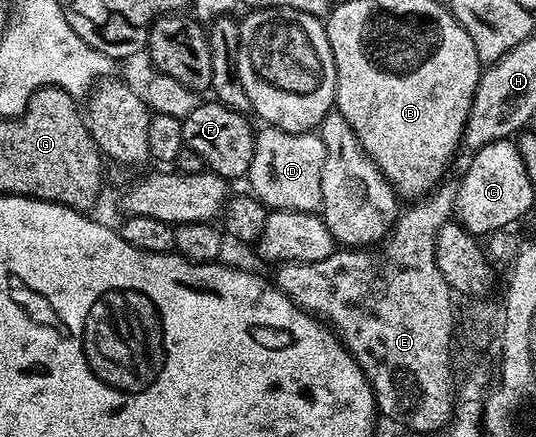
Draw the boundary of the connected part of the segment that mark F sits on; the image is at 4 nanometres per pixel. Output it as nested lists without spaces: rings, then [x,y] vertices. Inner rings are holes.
[[[216,99],[202,100],[181,122],[185,148],[195,151],[202,159],[205,169],[226,179],[244,178],[251,167],[255,129],[249,126],[250,118],[243,113],[231,111]]]

